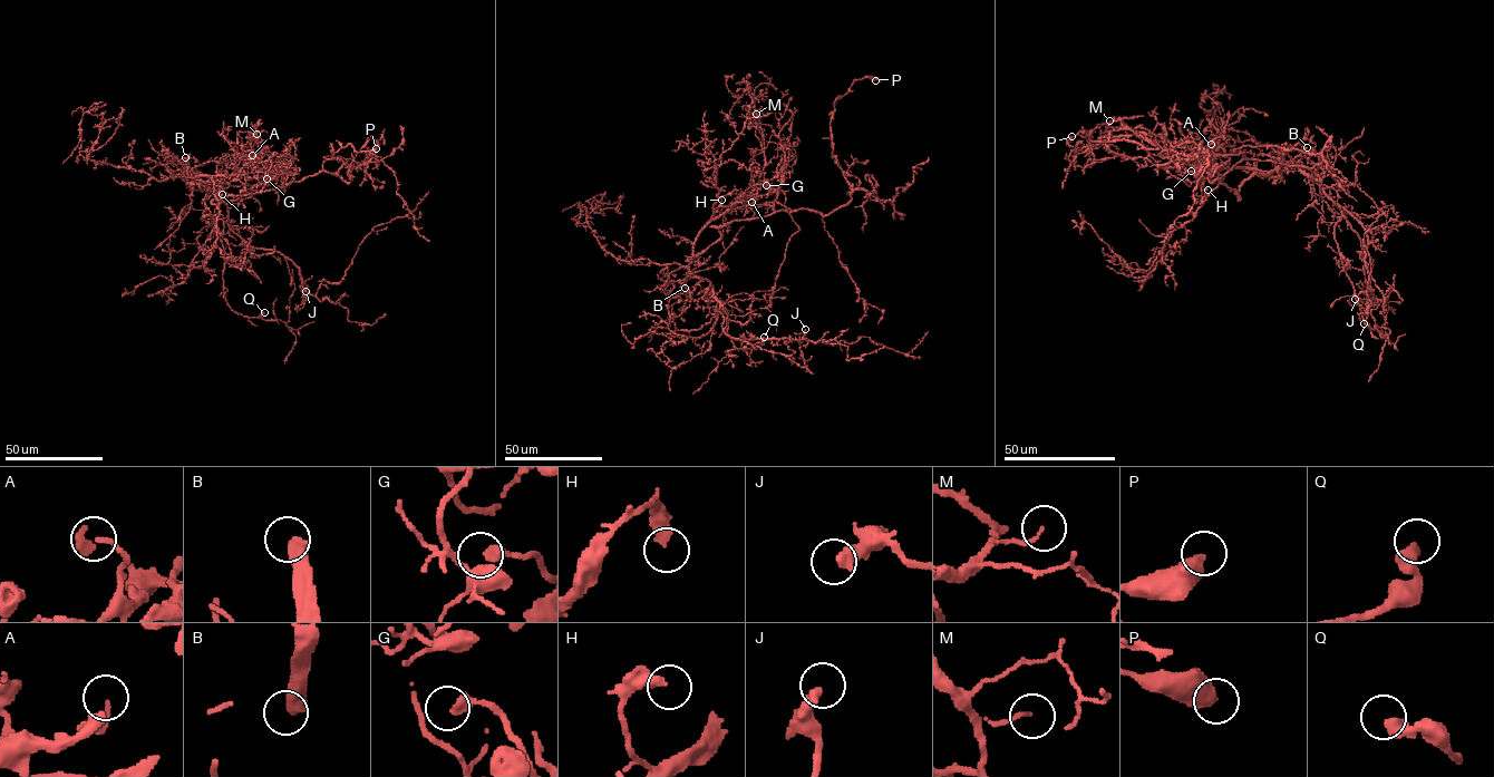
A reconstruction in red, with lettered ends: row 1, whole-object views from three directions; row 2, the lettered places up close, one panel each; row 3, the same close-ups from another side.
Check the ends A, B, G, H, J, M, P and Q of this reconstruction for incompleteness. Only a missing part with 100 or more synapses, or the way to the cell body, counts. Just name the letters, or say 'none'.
B

